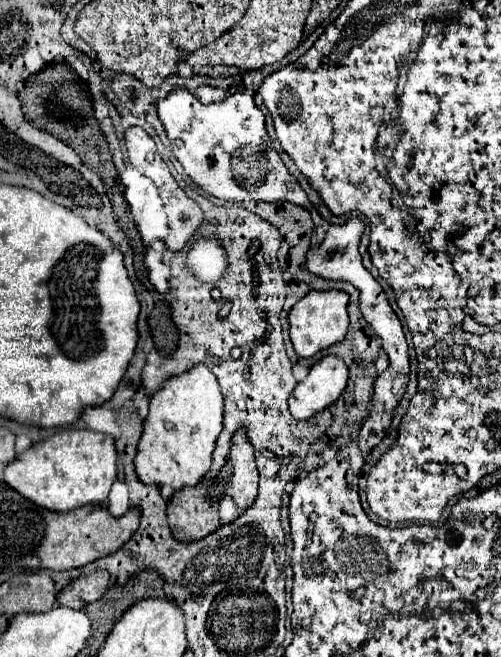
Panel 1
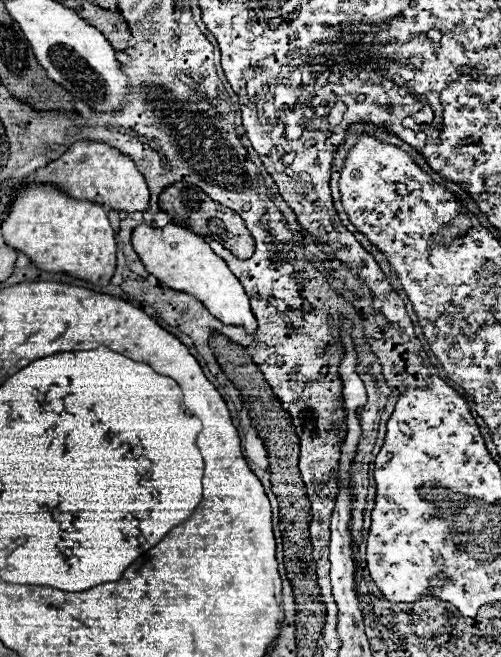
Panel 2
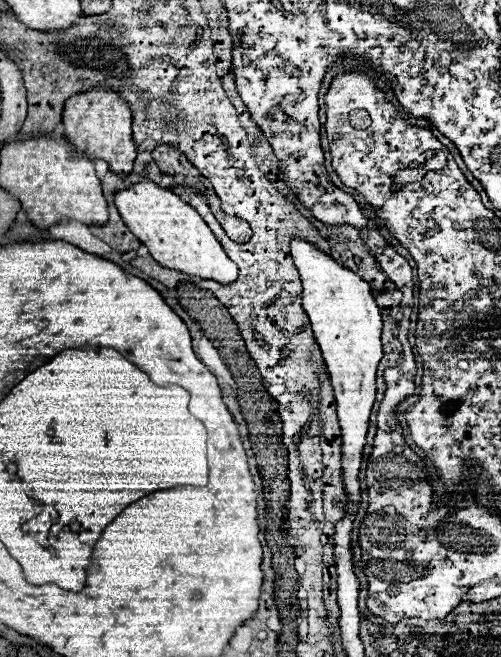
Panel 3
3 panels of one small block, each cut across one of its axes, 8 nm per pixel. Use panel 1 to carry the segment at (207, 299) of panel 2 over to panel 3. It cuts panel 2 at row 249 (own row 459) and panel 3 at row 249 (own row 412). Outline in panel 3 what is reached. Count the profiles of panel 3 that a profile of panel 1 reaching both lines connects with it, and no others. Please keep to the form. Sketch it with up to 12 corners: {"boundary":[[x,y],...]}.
{"boundary":[[140,182],[114,196],[164,266],[234,284],[236,264],[172,190]]}

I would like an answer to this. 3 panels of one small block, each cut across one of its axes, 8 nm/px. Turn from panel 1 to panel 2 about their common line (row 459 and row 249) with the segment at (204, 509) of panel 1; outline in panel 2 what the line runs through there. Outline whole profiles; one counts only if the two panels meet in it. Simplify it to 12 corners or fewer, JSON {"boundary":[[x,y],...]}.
{"boundary":[[190,182],[160,194],[172,222],[242,260],[254,240],[234,210]]}

